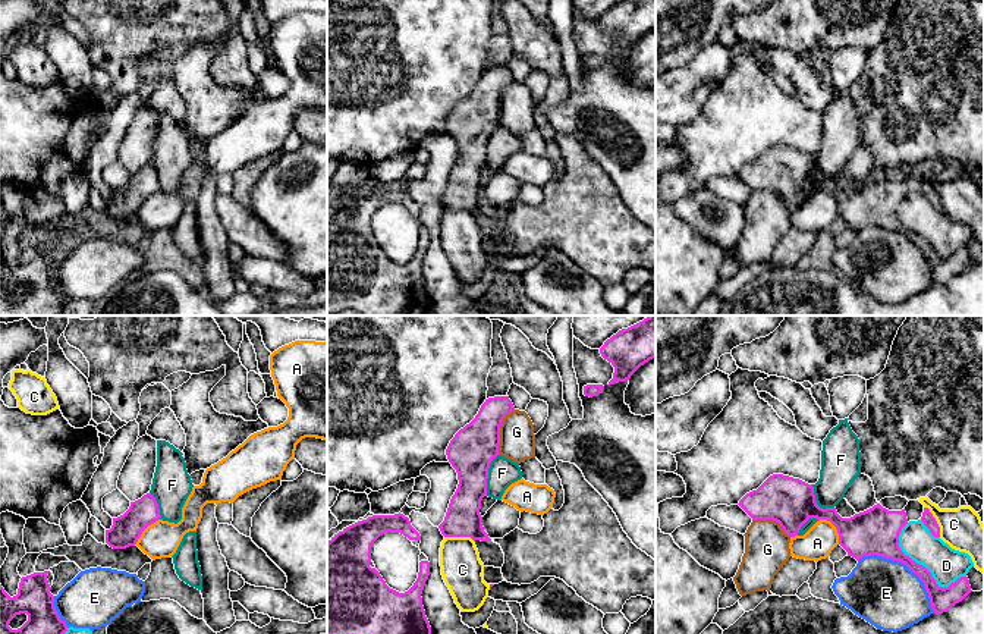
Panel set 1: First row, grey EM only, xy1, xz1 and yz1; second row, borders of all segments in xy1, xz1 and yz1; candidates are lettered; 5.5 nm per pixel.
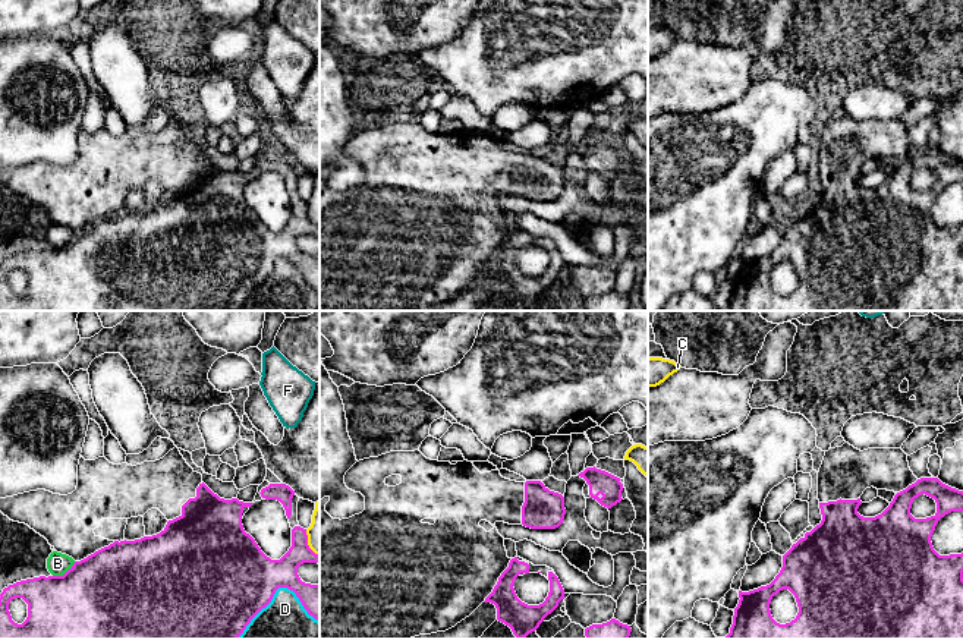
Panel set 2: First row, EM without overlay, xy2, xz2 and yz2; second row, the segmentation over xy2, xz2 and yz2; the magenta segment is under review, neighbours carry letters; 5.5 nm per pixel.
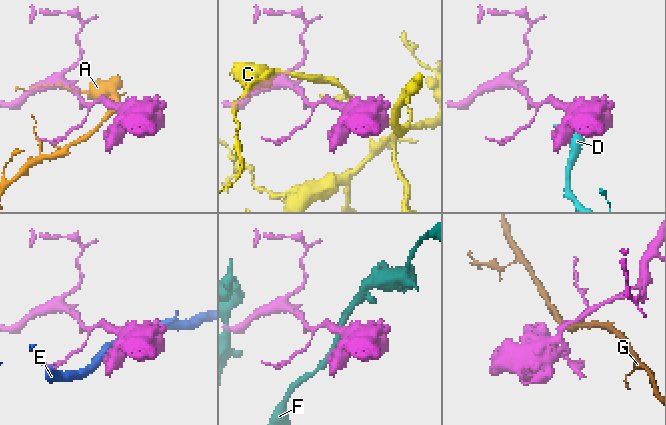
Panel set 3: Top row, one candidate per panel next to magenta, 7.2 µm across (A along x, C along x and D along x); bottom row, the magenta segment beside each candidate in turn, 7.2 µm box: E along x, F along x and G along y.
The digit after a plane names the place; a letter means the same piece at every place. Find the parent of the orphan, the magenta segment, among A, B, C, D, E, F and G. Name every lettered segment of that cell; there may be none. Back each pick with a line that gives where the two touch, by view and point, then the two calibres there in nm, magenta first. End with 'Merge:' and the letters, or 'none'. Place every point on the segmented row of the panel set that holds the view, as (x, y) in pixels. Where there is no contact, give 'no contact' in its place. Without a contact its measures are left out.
Merge: none

